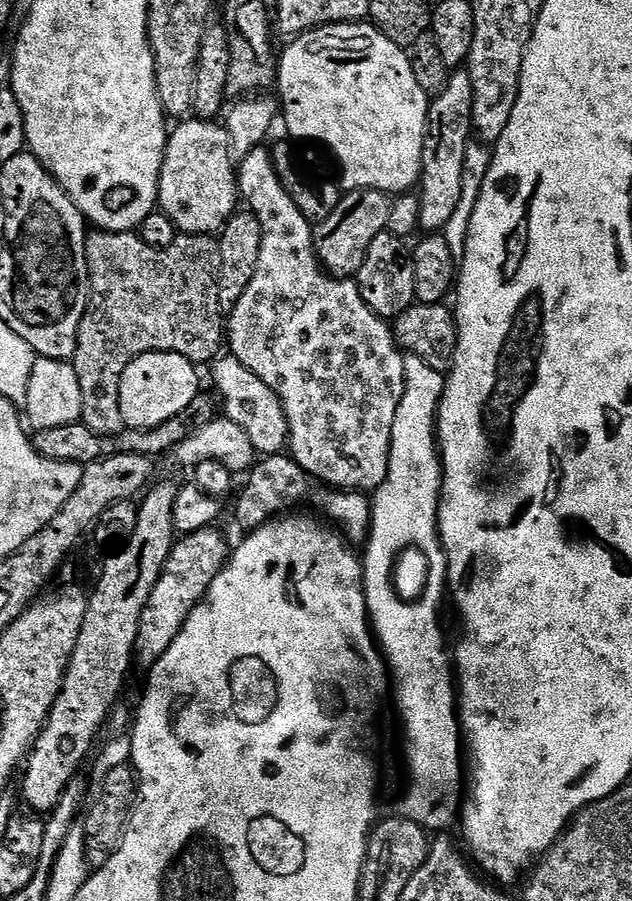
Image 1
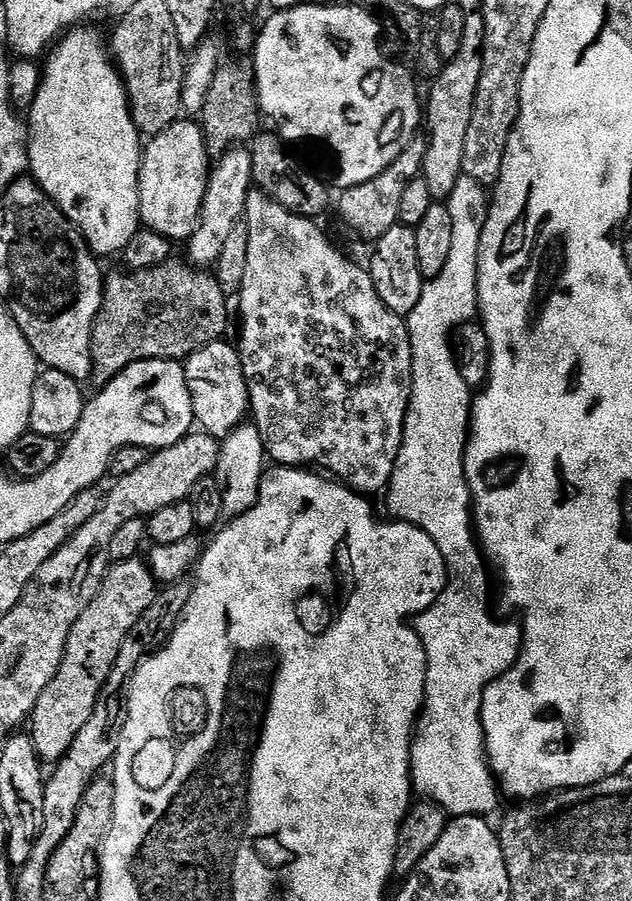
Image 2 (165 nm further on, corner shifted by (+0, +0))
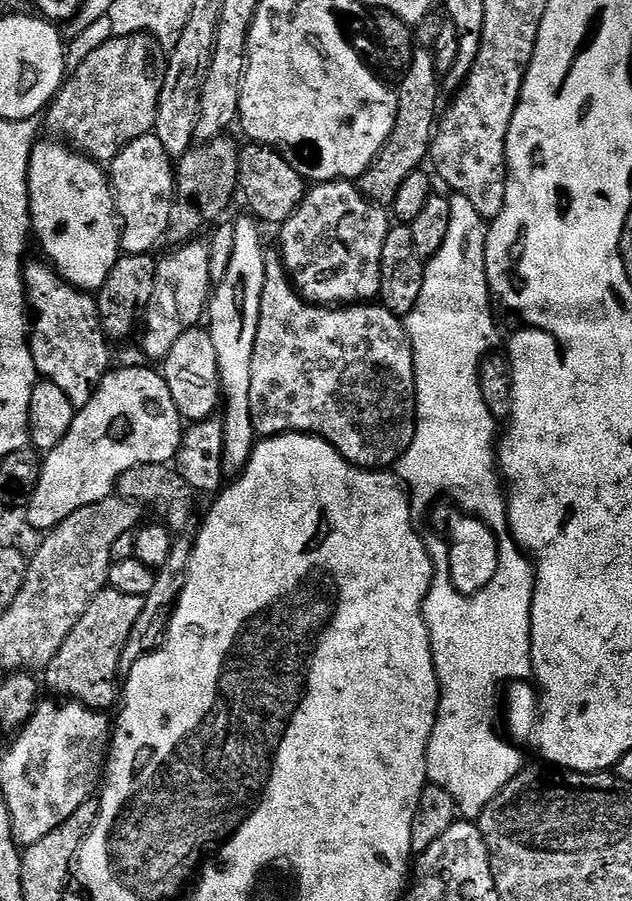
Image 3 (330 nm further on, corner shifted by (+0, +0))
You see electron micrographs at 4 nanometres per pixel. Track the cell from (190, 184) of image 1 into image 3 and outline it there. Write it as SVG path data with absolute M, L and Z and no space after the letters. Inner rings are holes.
M154 134L140 136L123 145L111 157L110 183L122 225L120 247L127 254L151 253L152 247L168 234L172 208L176 204L176 173L173 157Z

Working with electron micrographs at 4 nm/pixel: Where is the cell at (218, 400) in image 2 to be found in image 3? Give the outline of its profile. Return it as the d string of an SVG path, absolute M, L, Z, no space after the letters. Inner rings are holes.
M197 326L186 331L162 362L162 375L181 417L189 423L211 419L222 402L217 351L207 329Z

